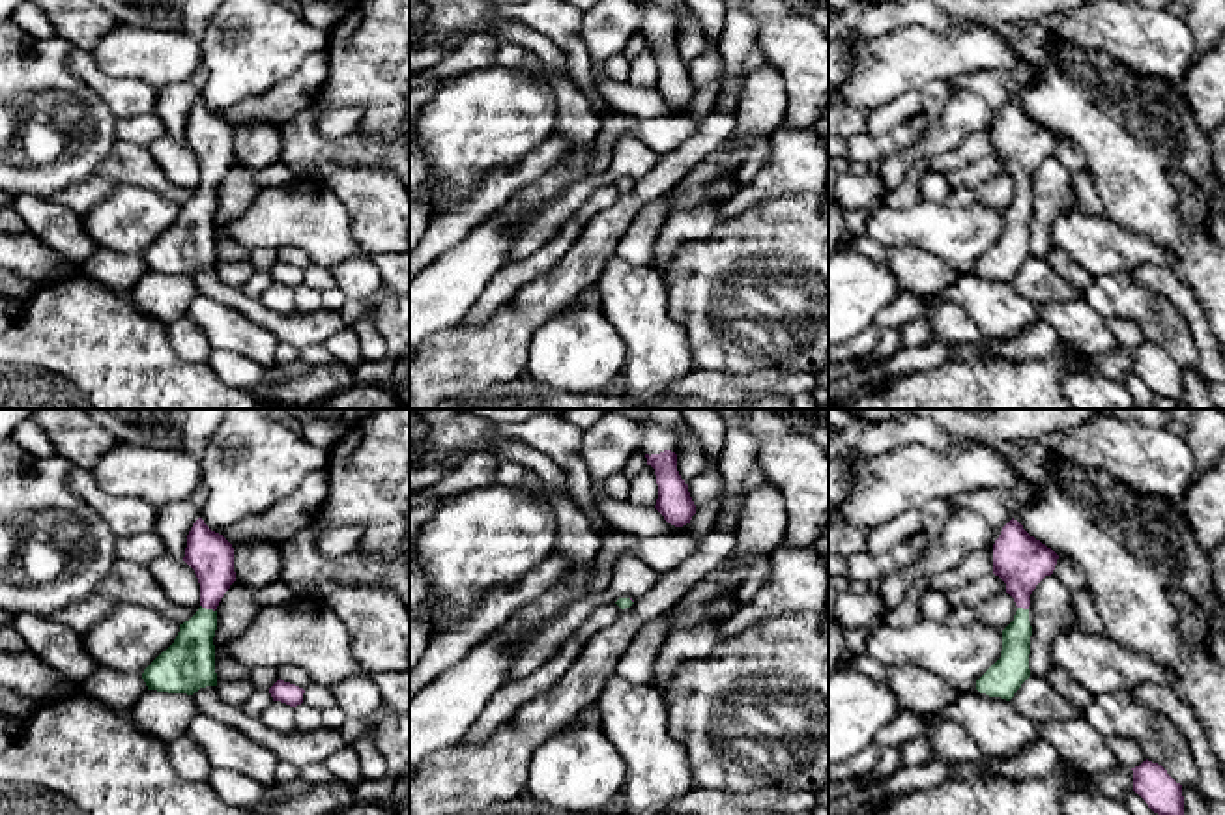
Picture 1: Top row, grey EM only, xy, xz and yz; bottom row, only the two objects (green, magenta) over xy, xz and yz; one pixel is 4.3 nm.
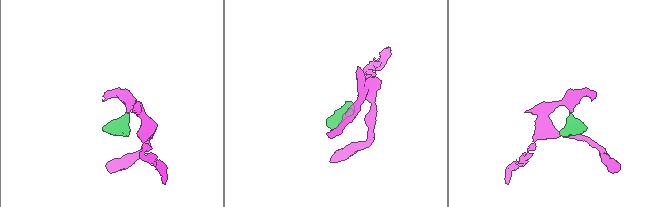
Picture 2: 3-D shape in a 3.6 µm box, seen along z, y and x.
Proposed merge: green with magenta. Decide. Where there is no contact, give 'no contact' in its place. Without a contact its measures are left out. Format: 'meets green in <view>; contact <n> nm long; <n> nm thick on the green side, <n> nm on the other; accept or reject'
meets green in xy; contact 70 nm long; 220 nm thick on the green side, 190 nm on the other; accept

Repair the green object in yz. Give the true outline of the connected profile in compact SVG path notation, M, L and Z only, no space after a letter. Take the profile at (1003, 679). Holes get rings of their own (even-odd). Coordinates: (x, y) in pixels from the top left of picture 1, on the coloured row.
M1010 520L993 544L993 574L1006 583L1017 611L1002 630L1001 658L976 680L976 690L1010 701L1030 677L1029 654L1032 626L1029 621L1030 594L1051 576L1059 555L1030 536L1017 520Z

